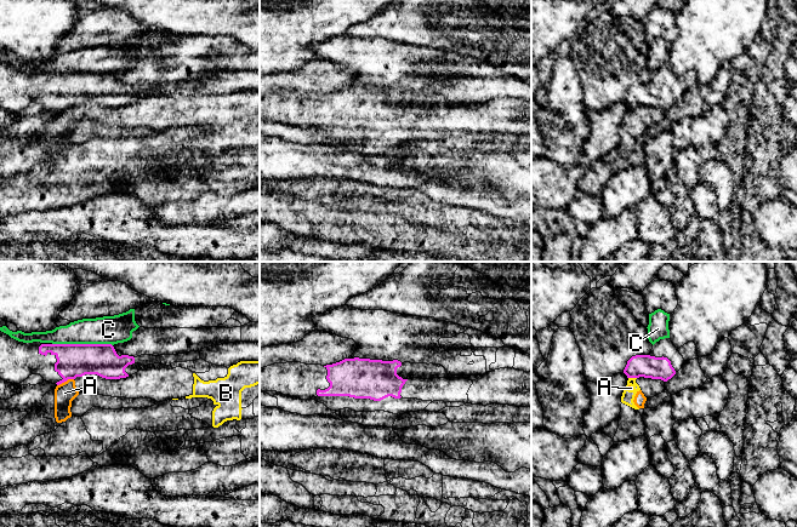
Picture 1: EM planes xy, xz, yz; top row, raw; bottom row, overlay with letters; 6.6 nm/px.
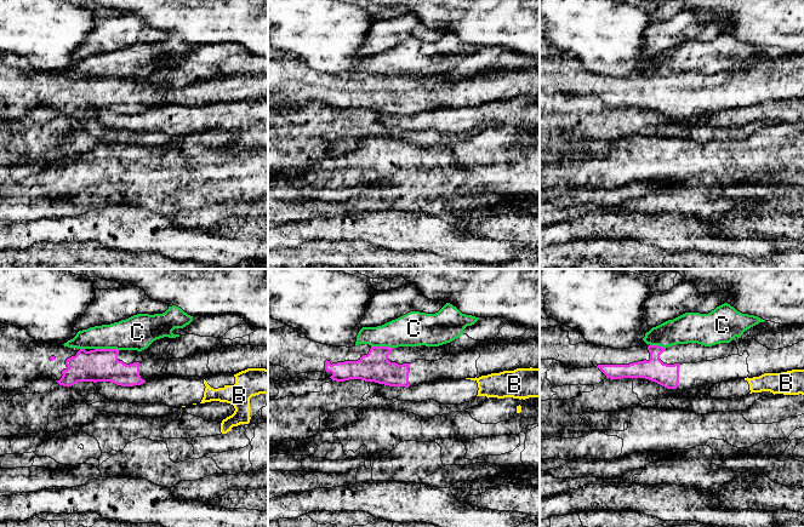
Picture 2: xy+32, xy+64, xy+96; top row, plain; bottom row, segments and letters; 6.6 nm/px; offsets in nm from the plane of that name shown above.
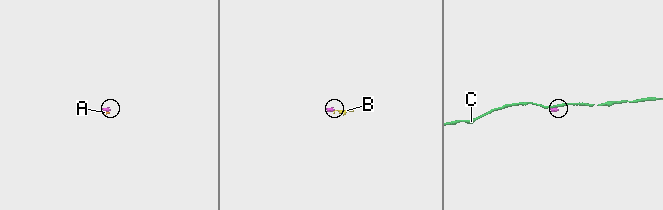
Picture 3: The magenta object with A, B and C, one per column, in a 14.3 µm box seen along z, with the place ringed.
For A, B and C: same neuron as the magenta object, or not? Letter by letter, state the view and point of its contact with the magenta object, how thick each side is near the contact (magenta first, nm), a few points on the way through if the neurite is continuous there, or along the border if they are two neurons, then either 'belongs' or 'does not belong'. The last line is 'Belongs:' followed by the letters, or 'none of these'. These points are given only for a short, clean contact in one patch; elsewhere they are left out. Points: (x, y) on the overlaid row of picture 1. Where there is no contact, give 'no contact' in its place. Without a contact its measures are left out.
A: contact xy (64, 381); calibres 220 and 140 nm; border xy (73, 378), (57, 385); does not belong
B: contact yz (632, 377); calibres 150 and 90 nm; border yz (628, 377), (636, 378); does not belong
C: contact xy (83, 344); calibres 220 and 190 nm; does not belong
Belongs: none of these

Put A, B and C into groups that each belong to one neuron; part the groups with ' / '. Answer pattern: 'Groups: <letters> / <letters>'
Groups: A B / C

